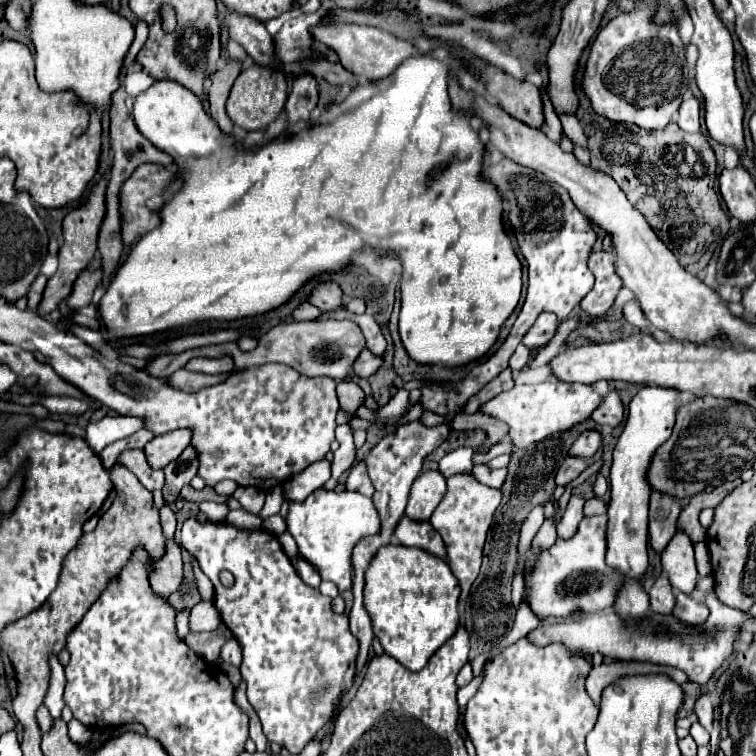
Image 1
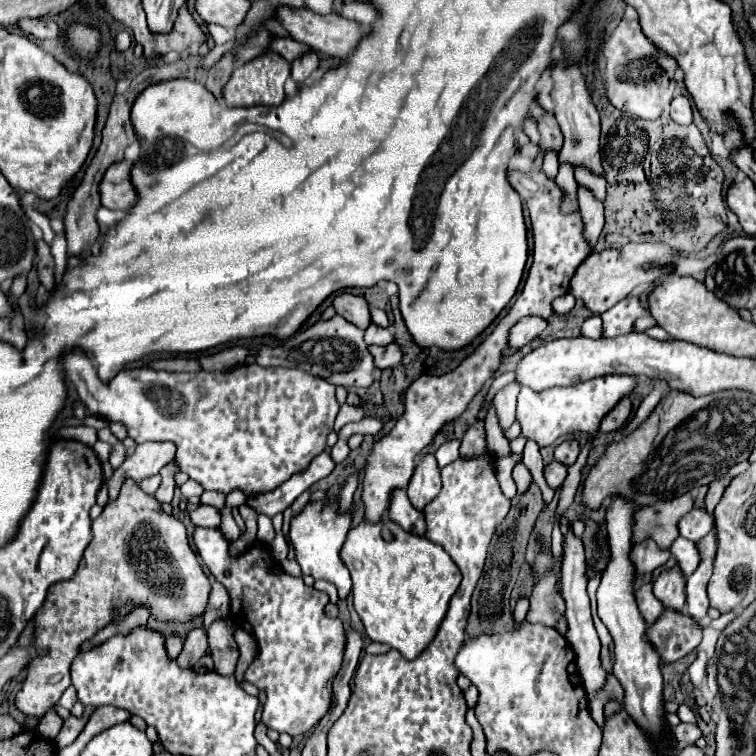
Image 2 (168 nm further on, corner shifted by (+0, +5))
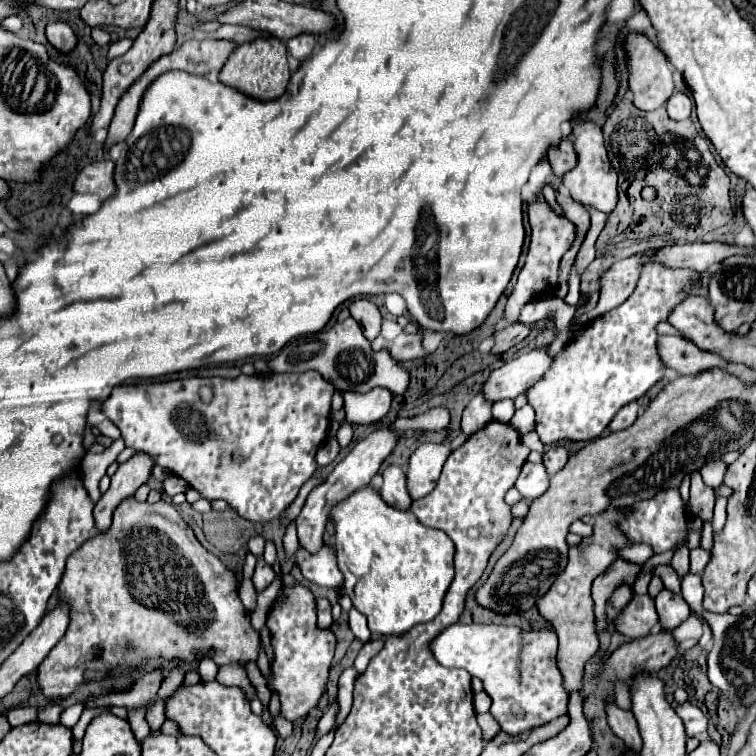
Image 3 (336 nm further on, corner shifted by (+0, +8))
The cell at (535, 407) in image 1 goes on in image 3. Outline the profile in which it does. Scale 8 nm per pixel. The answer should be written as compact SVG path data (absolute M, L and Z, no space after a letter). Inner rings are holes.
M648 250L634 294L618 308L590 322L582 336L566 344L540 384L534 384L526 392L528 404L536 412L536 430L542 444L548 446L562 438L598 438L624 404L644 396L662 378L662 360L656 350L656 324L666 320L670 310L686 298L684 286L698 278L698 274L660 266L650 262L650 256L652 252Z

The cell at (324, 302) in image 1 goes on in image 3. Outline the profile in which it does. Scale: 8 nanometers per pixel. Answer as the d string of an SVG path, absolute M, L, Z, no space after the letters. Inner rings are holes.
M356 298L350 302L348 310L350 310L350 316L360 324L364 336L372 342L380 334L380 322L382 322L382 316L376 304L372 304L366 298Z

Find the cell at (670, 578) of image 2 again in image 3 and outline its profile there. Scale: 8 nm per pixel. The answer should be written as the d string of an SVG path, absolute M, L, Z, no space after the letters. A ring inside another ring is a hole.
M666 588L656 596L656 610L664 630L674 630L690 616L690 606L682 598L682 594L668 592Z

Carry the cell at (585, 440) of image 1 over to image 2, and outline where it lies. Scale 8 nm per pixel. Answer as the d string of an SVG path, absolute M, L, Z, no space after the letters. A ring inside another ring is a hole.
M564 441L554 449L554 461L564 463L566 467L570 467L576 461L578 453L580 453L580 447L578 447L576 441Z

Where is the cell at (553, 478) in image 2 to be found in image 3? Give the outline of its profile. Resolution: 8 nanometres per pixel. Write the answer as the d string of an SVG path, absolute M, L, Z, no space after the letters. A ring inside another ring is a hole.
M526 462L514 486L518 488L518 492L524 498L536 500L540 494L544 494L548 490L548 484L550 484L550 476L548 476L544 464L542 462L538 462L538 464Z

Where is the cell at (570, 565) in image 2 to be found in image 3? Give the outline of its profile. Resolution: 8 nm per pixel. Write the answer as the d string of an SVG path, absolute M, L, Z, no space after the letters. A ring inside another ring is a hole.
M614 700L606 702L606 720L612 728L612 732L616 736L622 736L624 744L628 748L632 748L634 752L640 752L642 748L642 738L638 734L638 726L636 726L636 718L632 716L632 712L622 710L620 706L616 706Z

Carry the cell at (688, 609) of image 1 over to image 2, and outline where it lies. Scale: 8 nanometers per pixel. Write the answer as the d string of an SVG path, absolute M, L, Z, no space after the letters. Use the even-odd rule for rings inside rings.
M664 611L662 617L646 629L646 639L664 663L672 663L700 645L702 627L686 613Z

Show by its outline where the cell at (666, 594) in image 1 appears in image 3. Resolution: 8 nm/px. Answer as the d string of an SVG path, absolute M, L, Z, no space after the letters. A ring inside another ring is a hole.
M634 594L630 604L616 620L616 630L628 638L648 636L652 626L658 622L658 612L654 608L654 600L648 594Z

